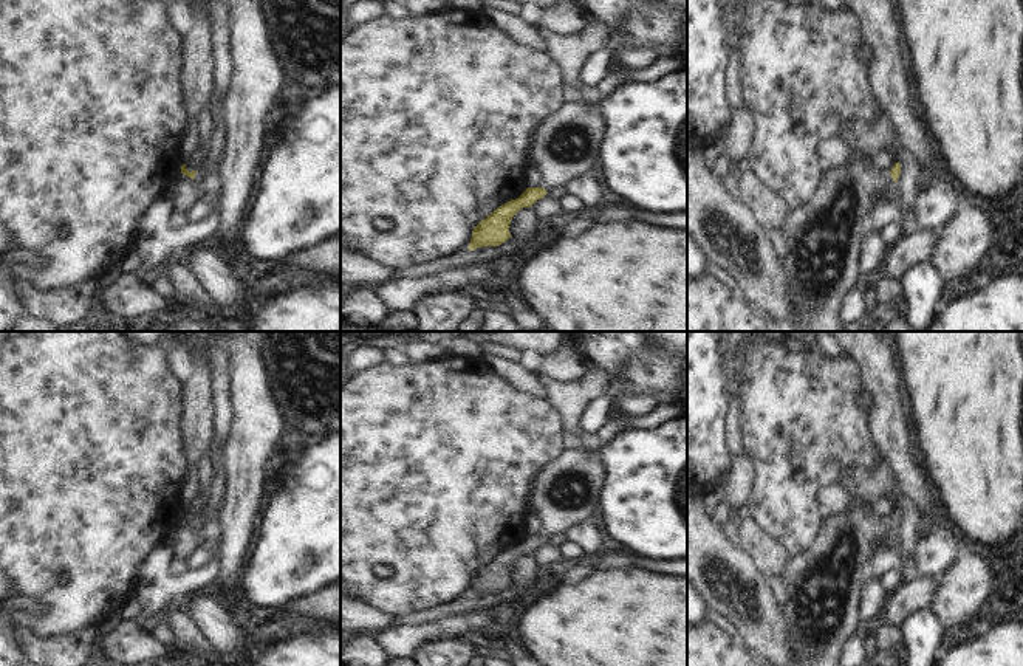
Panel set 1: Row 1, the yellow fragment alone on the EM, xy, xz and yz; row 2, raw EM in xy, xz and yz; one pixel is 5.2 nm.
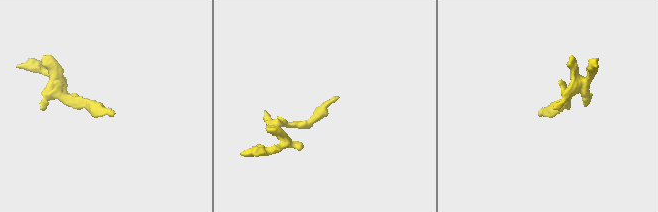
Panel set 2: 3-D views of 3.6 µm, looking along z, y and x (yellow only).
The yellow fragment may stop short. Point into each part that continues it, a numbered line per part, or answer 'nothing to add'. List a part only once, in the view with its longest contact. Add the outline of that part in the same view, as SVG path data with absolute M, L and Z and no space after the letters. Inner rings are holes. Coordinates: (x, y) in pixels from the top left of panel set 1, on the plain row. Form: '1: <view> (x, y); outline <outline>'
1: yz (824, 583); outline M874 502L854 503L842 513L825 513L820 533L802 553L788 558L783 572L785 621L794 647L794 666L840 666L842 646L859 626L860 590L871 578L870 561L881 539L893 531L890 517L873 511Z

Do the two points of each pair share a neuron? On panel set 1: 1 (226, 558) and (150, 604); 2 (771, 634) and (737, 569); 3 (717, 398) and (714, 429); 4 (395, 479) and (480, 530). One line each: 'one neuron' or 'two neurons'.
1: two neurons
2: one neuron
3: one neuron
4: one neuron

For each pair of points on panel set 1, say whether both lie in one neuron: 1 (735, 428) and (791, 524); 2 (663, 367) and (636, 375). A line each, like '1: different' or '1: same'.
1: different
2: same

